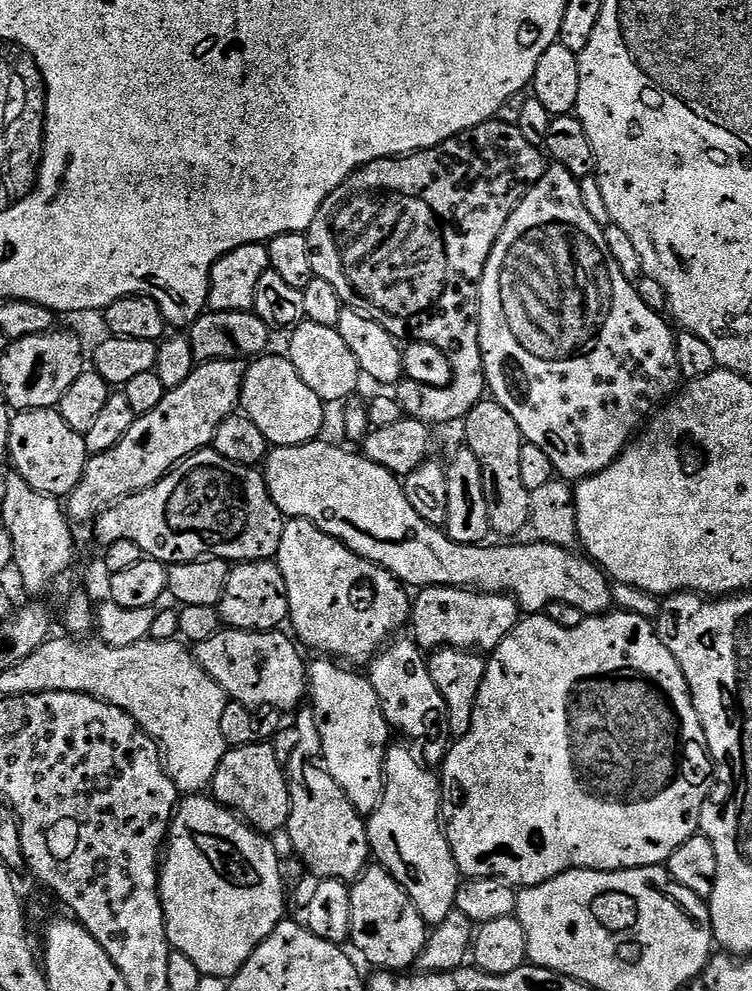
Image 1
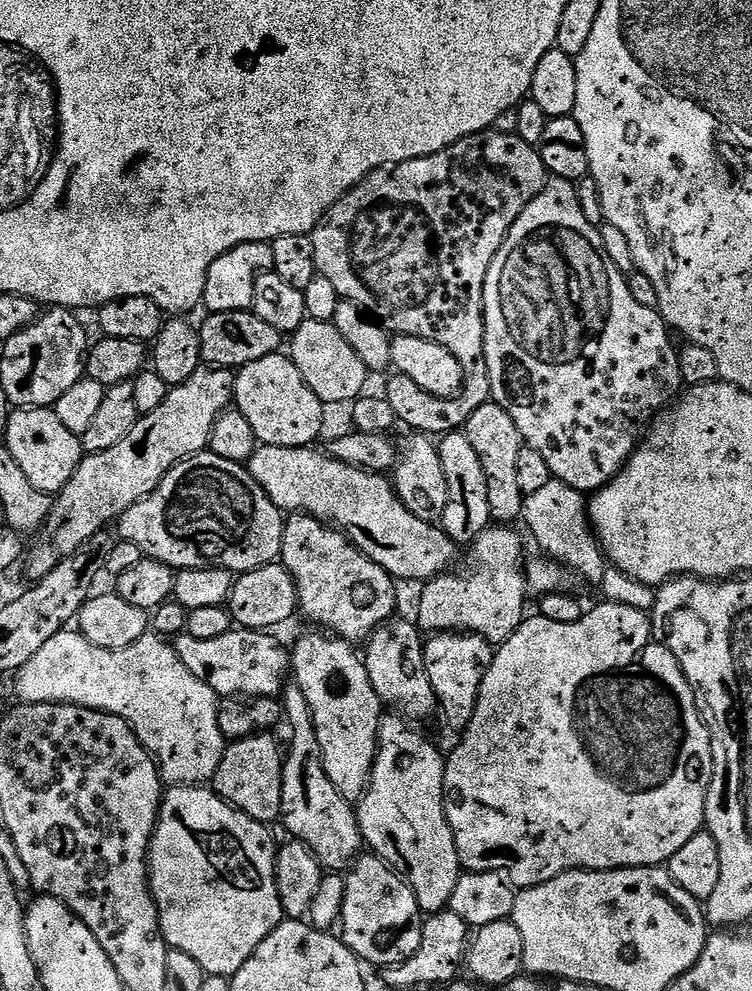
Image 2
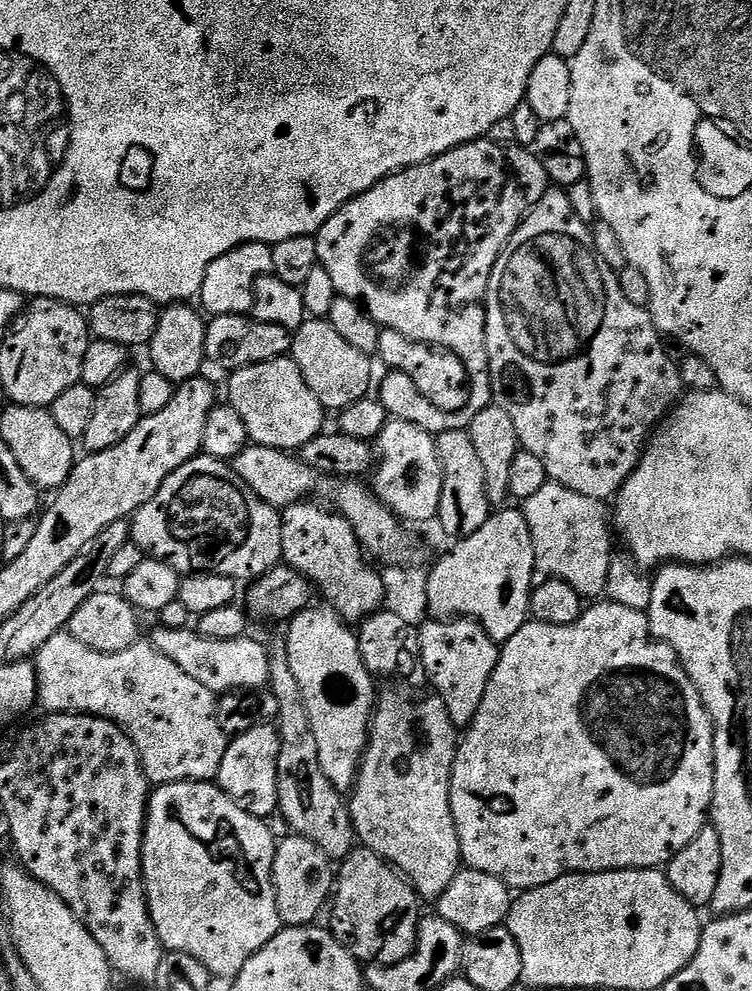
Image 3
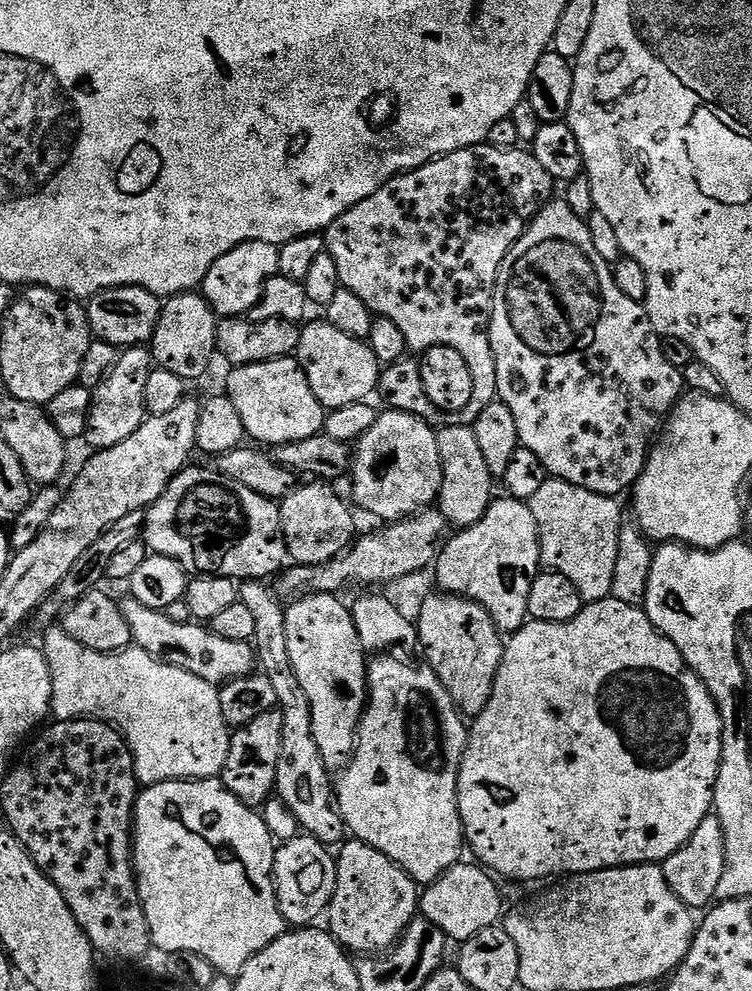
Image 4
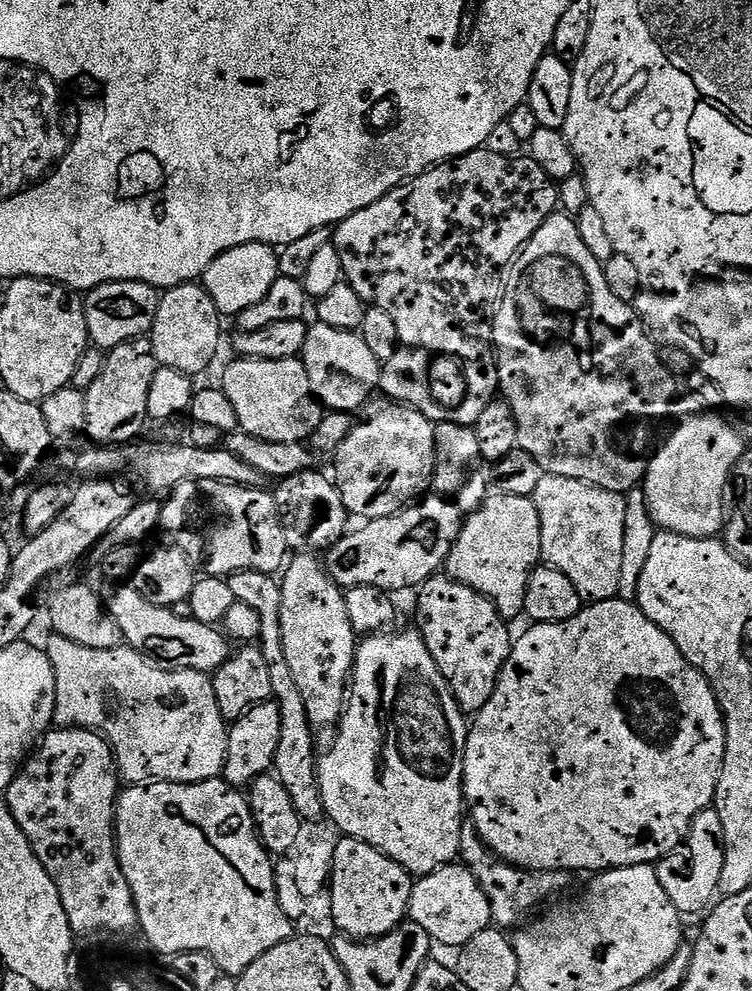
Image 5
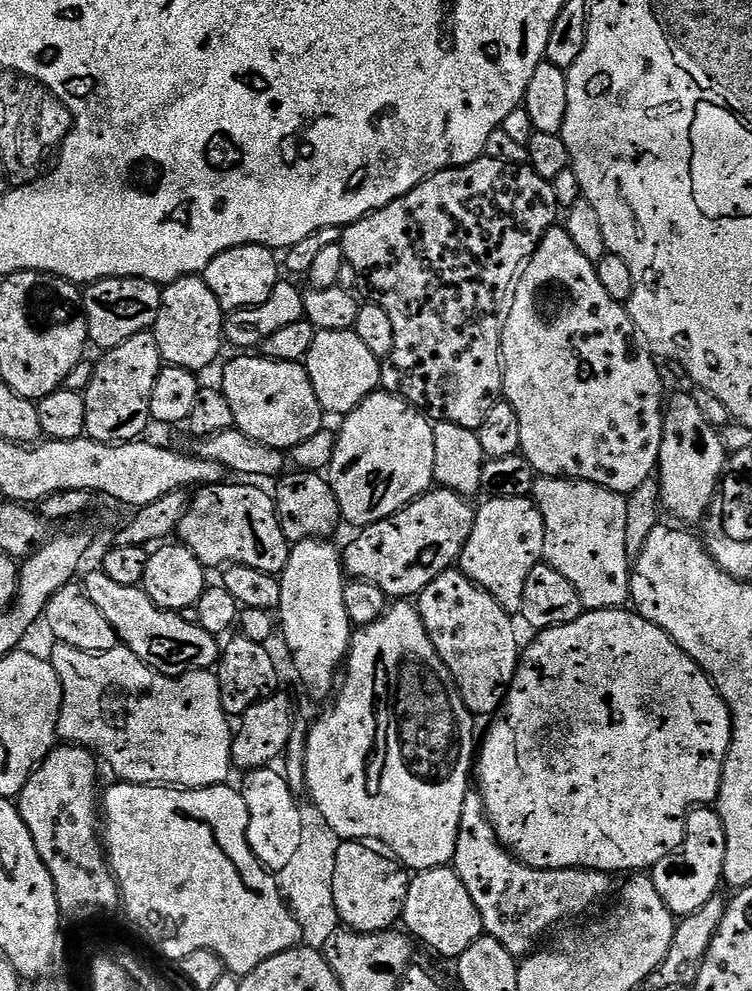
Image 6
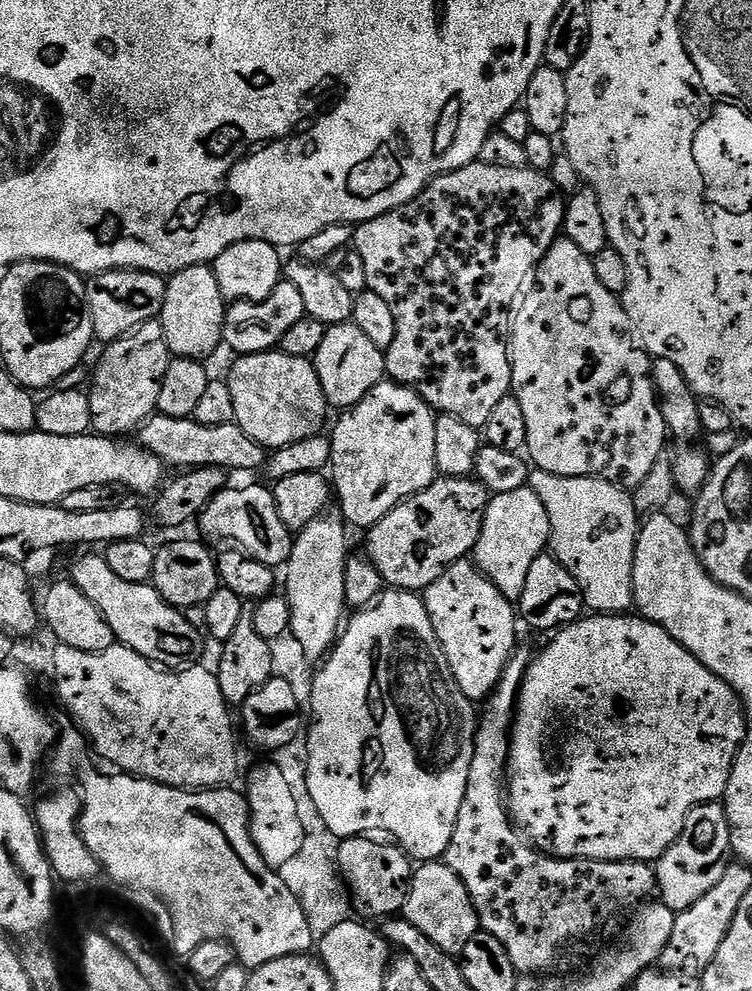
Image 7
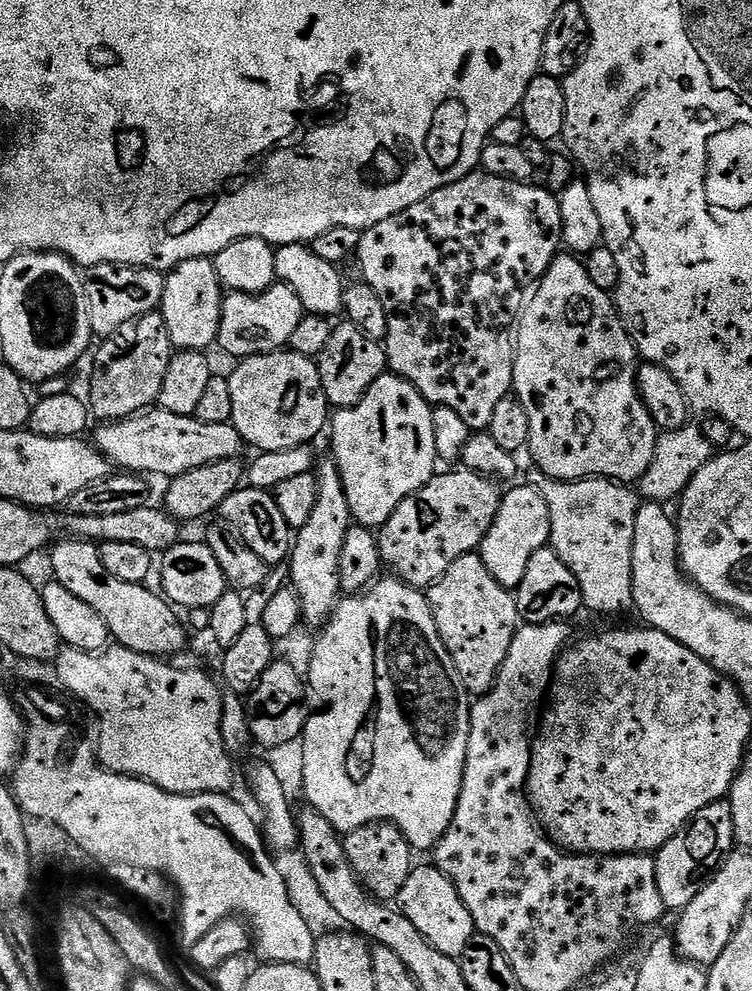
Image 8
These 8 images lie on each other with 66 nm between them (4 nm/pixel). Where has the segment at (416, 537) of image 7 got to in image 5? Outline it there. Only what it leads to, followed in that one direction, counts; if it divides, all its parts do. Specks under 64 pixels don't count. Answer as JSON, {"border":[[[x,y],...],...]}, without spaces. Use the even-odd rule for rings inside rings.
{"border":[[[439,494],[425,495],[419,502],[386,518],[367,521],[357,532],[349,531],[333,548],[327,549],[328,574],[339,588],[345,590],[374,586],[397,594],[403,588],[419,589],[447,565],[448,555],[464,522],[460,507],[451,500]]]}

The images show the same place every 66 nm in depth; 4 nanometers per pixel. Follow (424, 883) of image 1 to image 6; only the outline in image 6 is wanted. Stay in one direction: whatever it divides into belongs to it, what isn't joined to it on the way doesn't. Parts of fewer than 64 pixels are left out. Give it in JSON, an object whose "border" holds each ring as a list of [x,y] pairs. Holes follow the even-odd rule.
{"border":[[[393,603],[388,611],[383,616],[379,616],[373,624],[365,624],[353,631],[352,645],[348,647],[348,659],[342,672],[342,679],[338,684],[338,695],[335,700],[336,705],[316,725],[314,723],[311,725],[308,743],[302,754],[302,758],[307,761],[304,768],[308,774],[308,790],[312,794],[311,803],[315,804],[318,810],[322,810],[326,822],[330,822],[332,829],[340,835],[341,841],[379,842],[395,859],[413,873],[451,865],[458,846],[458,826],[462,822],[462,806],[470,791],[468,779],[471,776],[473,779],[474,776],[474,757],[478,752],[478,732],[476,736],[476,728],[472,725],[474,714],[464,705],[464,699],[461,698],[460,691],[456,688],[450,670],[446,670],[442,658],[438,658],[438,650],[434,650],[434,642],[430,642],[430,634],[426,634],[426,626],[422,622],[415,603]]]}

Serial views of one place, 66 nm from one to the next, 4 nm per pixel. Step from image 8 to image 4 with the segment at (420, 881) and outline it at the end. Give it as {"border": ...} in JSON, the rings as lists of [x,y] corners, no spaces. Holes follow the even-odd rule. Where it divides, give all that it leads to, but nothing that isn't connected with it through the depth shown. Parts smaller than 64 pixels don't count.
{"border":[[[461,862],[446,870],[446,874],[423,889],[420,898],[419,915],[434,922],[452,942],[463,942],[482,930],[497,927],[506,912],[497,881],[479,863],[471,863]]]}

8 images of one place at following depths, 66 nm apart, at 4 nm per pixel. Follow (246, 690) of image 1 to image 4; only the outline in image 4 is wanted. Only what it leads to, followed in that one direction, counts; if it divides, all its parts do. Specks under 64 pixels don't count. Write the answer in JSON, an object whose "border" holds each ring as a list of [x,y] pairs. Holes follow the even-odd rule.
{"border":[[[131,598],[121,599],[119,606],[126,622],[130,622],[132,644],[145,648],[155,660],[190,670],[190,674],[198,674],[198,678],[206,678],[206,682],[217,686],[251,676],[257,667],[256,650],[249,642],[230,642],[230,638],[218,638],[211,627],[200,622],[179,625],[168,618],[164,610],[147,608],[142,606],[142,602]]]}

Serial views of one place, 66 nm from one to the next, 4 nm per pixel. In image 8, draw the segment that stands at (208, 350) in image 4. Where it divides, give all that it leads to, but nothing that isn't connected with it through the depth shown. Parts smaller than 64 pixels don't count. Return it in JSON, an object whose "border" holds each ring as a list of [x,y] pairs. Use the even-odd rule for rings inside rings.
{"border":[[[211,259],[187,260],[167,273],[159,313],[164,317],[173,349],[204,352],[220,339],[220,319],[225,293],[220,287],[215,263]]]}

